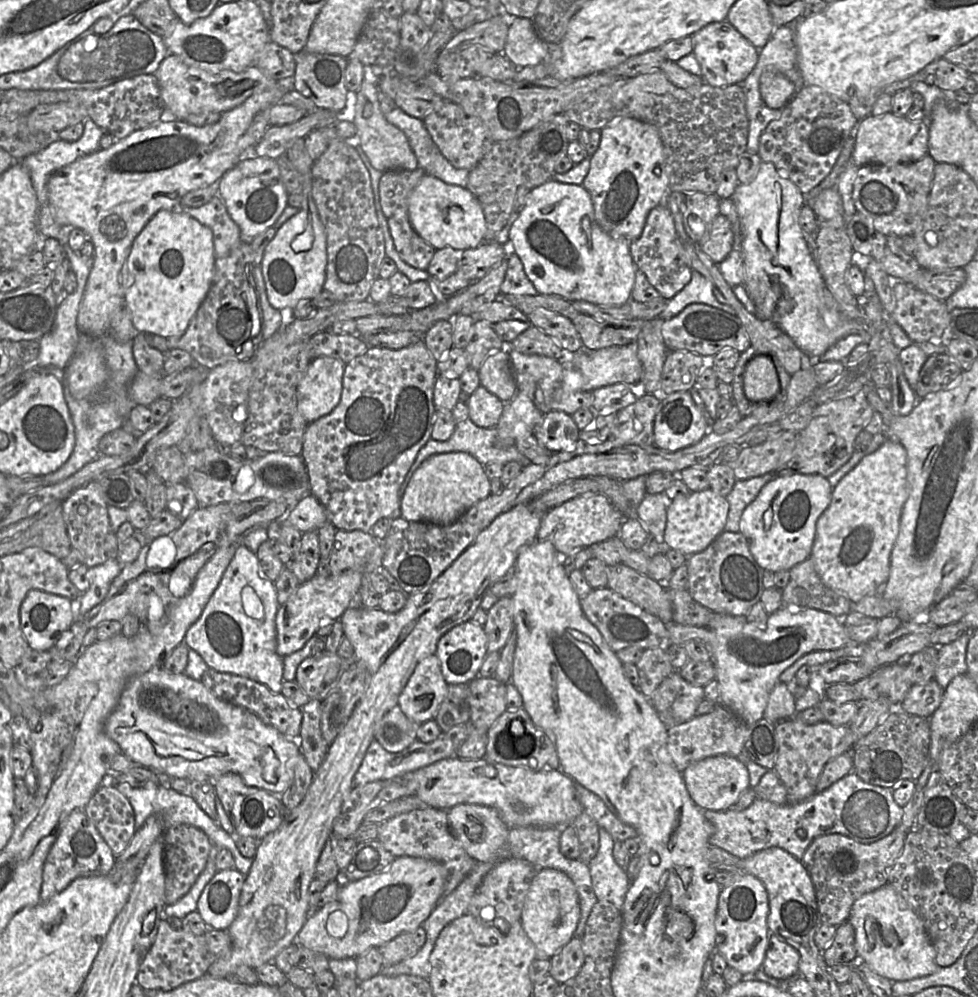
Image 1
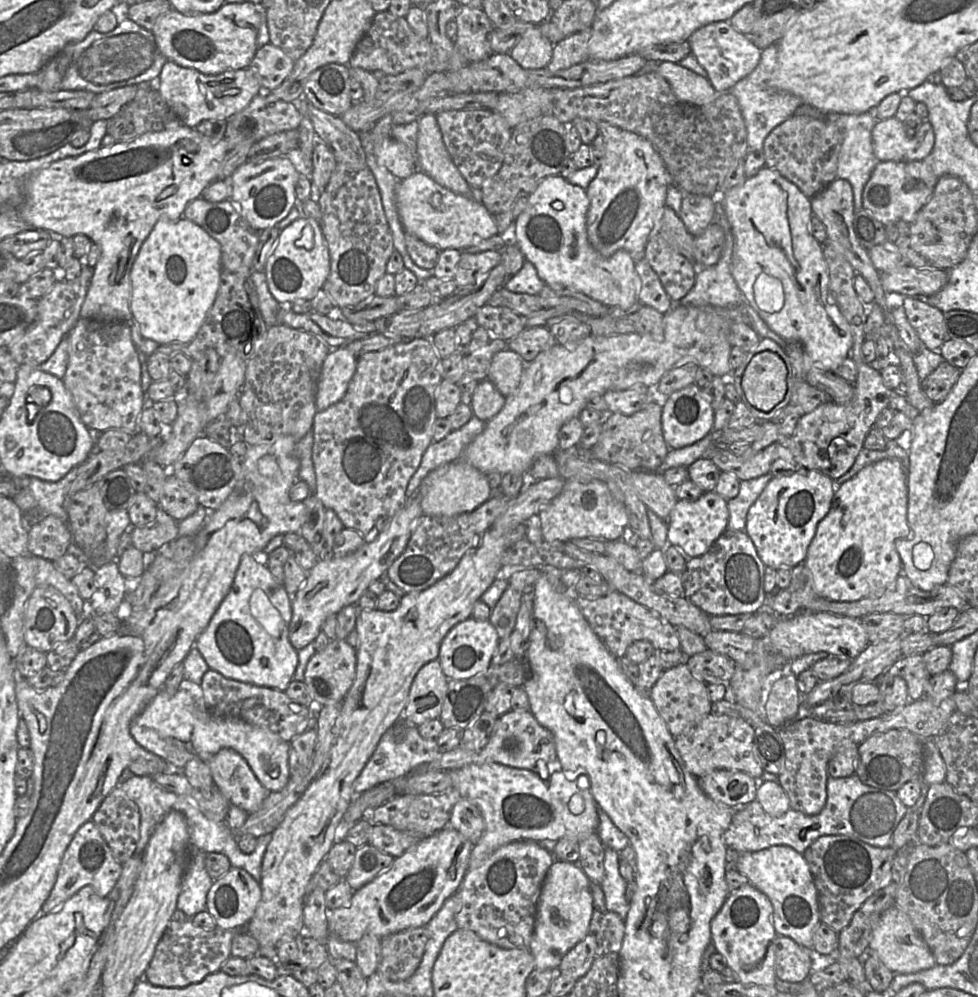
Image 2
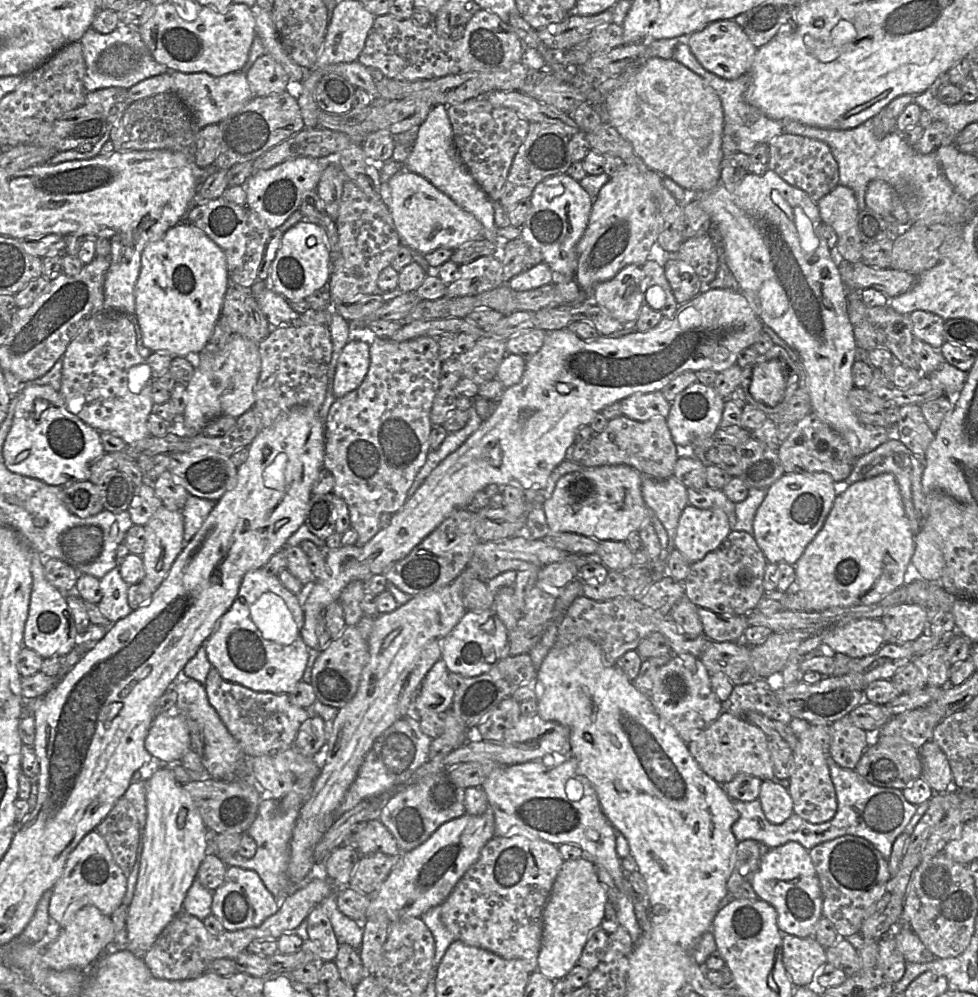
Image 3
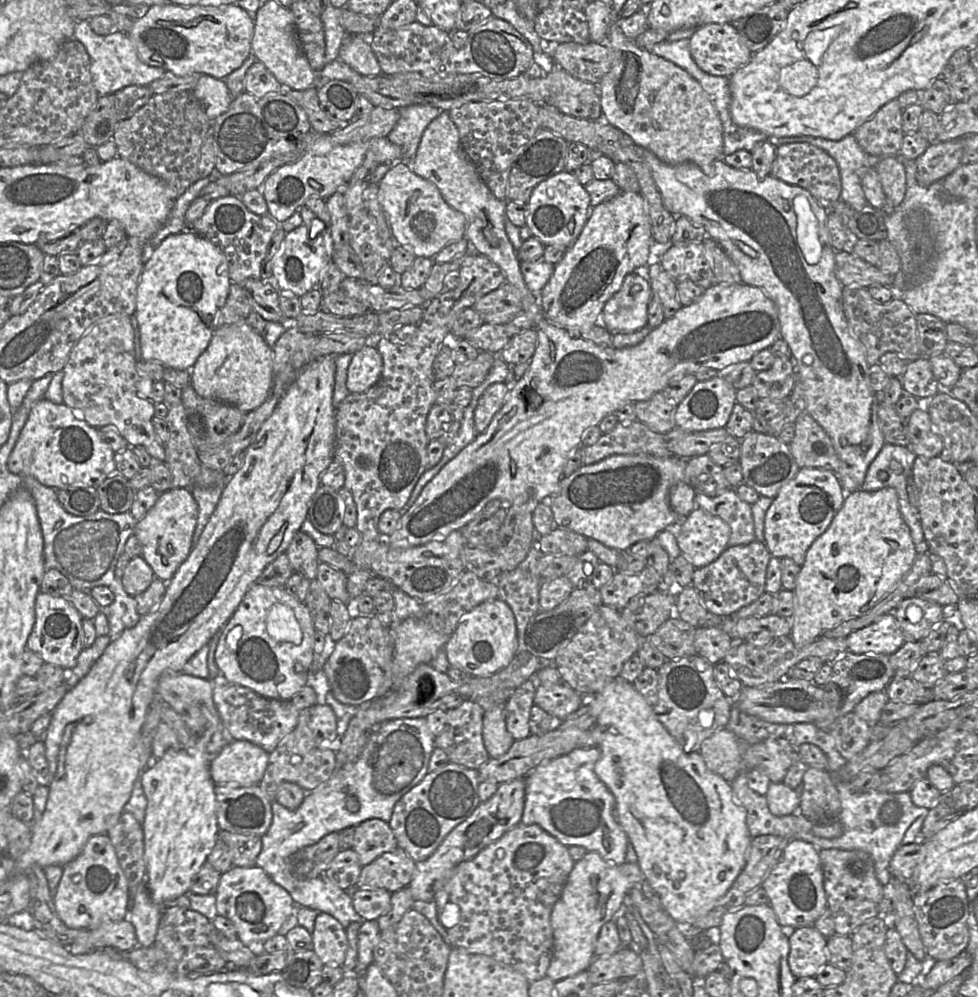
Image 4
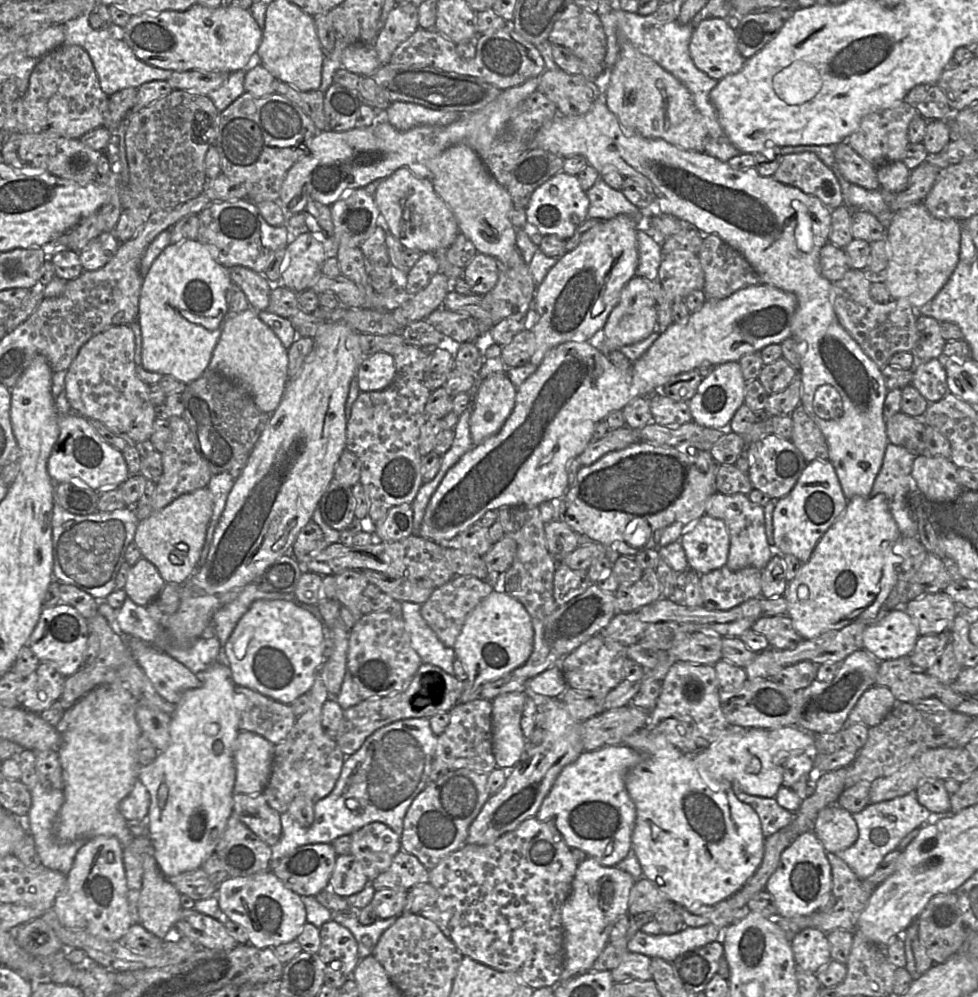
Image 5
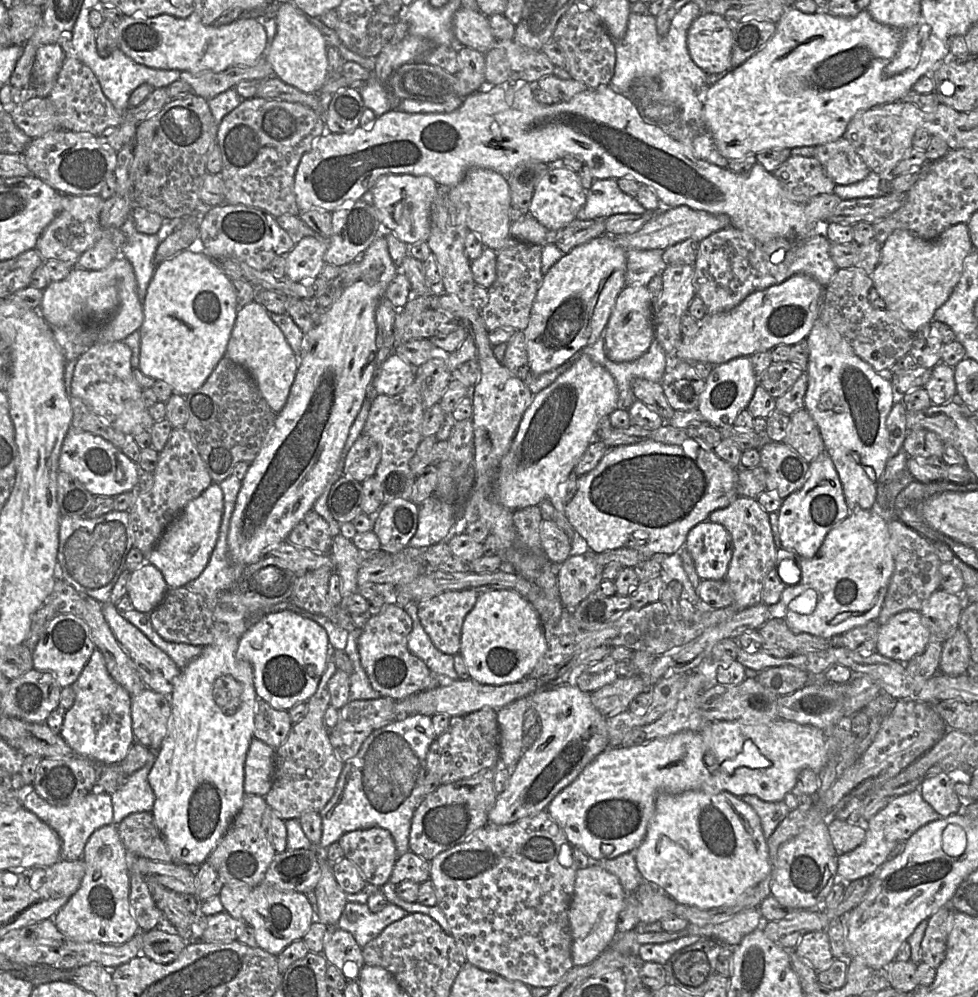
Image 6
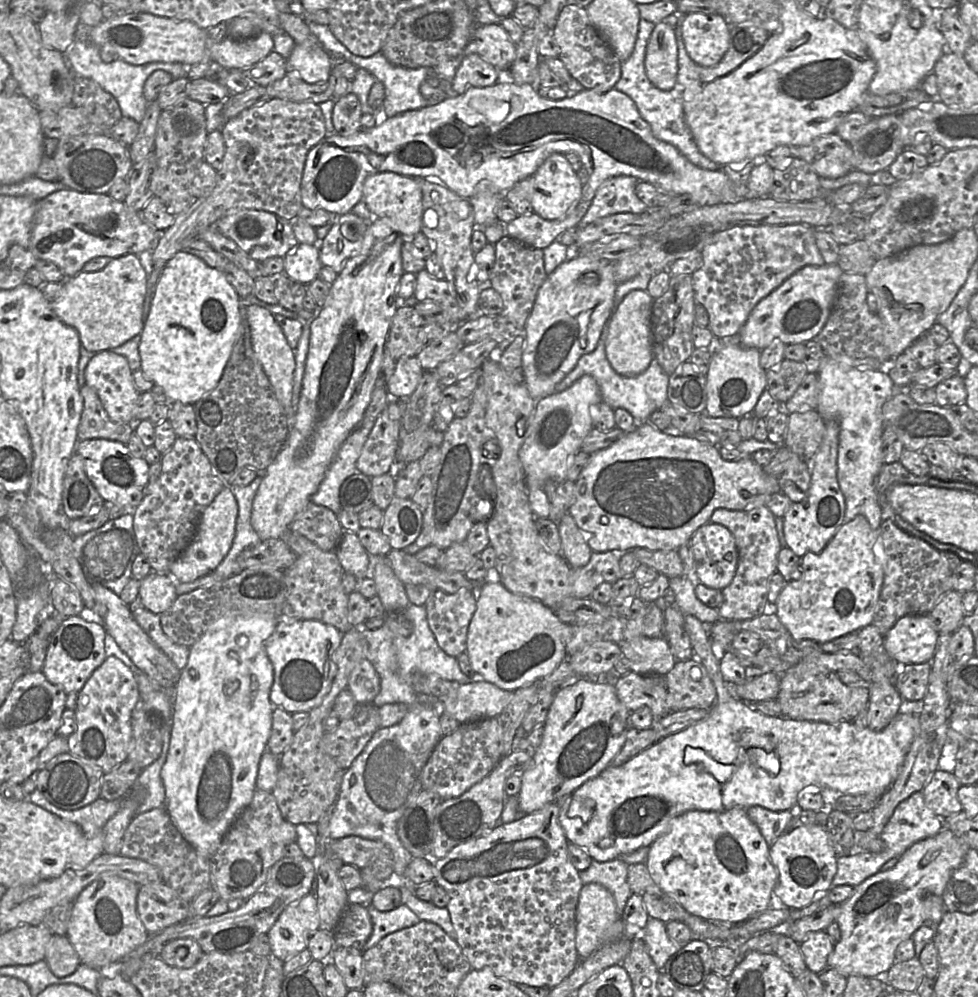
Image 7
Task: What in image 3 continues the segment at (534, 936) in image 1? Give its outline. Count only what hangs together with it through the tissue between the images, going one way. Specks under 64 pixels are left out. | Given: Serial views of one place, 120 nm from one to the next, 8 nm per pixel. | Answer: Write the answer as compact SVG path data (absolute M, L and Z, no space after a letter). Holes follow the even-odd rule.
M586 857L564 861L543 909L543 933L538 971L552 981L564 979L578 965L590 934L600 928L608 901L596 866Z

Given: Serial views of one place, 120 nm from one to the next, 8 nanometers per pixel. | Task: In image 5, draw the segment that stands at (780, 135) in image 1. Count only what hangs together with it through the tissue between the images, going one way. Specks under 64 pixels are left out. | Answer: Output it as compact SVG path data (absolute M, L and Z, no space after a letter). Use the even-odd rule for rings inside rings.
M812 152L783 155L773 178L817 197L830 210L843 205L843 193L836 175Z

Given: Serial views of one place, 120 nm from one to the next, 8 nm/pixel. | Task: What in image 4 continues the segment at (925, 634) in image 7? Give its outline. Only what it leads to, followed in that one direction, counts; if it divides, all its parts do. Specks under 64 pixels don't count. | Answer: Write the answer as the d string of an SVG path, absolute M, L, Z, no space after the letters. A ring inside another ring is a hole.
M886 614L872 624L851 632L847 637L847 650L855 654L887 654L895 653L904 643L901 627L893 614Z

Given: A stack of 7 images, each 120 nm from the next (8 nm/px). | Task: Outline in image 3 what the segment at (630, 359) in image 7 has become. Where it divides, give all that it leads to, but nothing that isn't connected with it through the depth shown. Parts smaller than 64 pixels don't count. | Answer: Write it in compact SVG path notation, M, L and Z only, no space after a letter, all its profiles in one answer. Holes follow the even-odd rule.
M630 264L611 280L595 286L588 300L606 309L624 324L633 324L644 303L644 273L641 267Z

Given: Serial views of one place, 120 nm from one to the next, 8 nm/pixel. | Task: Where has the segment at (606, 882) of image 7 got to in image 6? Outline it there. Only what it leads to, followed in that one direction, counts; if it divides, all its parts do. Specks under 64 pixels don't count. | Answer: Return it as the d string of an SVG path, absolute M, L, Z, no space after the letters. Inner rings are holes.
M634 852L624 853L613 859L592 861L592 863L614 874L627 894L633 894L641 882L643 882L636 865Z

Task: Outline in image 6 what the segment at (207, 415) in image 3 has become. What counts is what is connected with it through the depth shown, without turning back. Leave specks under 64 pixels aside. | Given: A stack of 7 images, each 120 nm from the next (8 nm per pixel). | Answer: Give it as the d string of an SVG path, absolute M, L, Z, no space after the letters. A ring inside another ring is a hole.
M252 301L238 309L223 357L243 366L252 375L273 412L278 414L283 409L297 371L297 357L260 303Z

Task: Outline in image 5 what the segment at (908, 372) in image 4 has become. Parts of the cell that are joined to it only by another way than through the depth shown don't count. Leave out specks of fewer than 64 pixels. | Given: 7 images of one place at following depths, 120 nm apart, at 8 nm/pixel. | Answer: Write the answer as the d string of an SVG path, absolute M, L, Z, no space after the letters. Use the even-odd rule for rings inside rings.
M943 358L917 362L912 371L911 385L929 403L937 402L950 393Z

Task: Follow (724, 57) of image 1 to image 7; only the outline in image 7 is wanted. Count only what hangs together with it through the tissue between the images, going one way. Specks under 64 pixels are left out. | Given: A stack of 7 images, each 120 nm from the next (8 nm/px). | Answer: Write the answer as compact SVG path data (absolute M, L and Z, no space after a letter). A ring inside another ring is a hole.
M687 14L680 27L686 52L697 65L713 67L722 60L729 47L730 25L721 15Z

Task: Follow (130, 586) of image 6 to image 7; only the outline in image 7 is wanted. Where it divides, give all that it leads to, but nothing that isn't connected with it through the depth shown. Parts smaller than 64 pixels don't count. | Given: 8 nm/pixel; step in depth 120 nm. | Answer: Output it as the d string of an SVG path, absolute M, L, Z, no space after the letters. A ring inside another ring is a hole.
M152 571L139 581L138 597L145 609L159 615L166 611L177 597L176 581L170 574Z

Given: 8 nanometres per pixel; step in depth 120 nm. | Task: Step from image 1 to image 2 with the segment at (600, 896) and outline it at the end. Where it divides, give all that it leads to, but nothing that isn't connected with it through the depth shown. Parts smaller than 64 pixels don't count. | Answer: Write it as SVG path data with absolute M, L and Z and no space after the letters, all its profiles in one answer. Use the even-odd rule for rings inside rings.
M605 848L605 876L601 888L605 896L608 911L617 913L626 920L629 902L626 897L627 882L619 871L619 853L611 848Z

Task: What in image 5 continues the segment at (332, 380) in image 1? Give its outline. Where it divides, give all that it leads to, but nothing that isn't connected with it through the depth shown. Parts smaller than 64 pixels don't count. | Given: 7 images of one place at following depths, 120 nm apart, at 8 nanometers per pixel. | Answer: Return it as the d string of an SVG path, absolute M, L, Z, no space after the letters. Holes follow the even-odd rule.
M376 352L365 357L356 372L359 390L379 391L386 388L395 375L393 356L386 352Z

